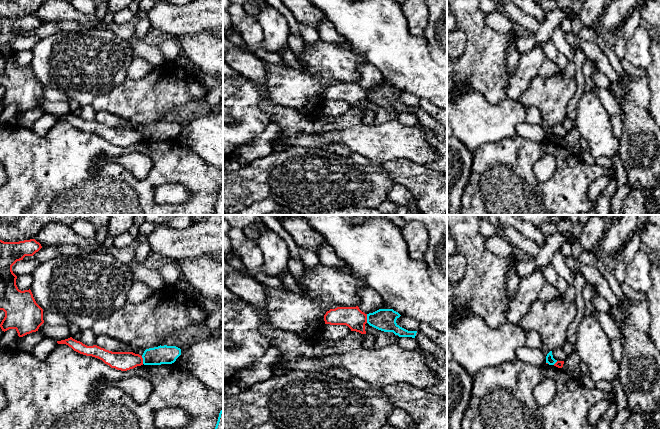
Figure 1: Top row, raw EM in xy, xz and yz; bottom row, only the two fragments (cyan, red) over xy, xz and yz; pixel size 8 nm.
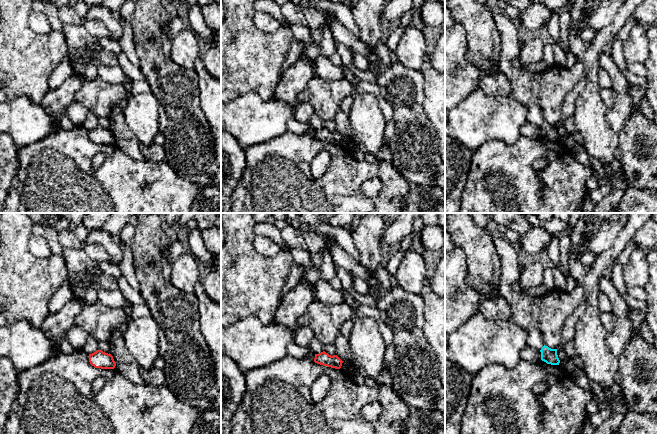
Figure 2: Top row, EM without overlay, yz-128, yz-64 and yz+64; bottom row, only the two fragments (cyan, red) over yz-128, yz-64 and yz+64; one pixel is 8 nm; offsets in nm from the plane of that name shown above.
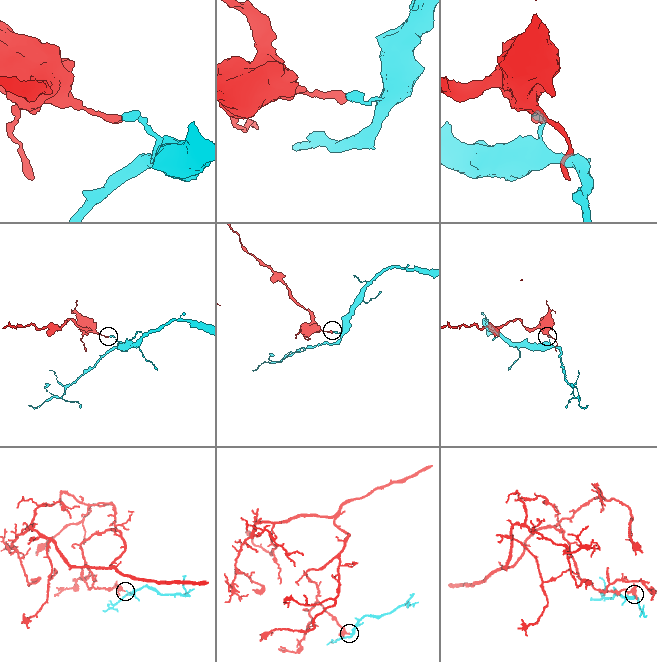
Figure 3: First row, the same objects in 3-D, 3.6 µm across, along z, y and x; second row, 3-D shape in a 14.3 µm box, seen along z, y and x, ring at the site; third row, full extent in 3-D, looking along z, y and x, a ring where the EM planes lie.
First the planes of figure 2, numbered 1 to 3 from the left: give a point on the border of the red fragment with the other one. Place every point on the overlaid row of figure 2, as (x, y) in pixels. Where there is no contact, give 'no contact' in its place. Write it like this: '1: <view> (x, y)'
1: no contact
2: no contact
3: no contact

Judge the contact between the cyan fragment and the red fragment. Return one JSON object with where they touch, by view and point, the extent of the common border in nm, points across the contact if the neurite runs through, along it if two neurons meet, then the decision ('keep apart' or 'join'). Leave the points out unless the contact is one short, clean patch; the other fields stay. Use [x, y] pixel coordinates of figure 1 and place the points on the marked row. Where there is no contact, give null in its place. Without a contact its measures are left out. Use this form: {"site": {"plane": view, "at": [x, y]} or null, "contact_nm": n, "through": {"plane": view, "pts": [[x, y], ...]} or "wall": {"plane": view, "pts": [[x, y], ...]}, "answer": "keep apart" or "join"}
{"site": {"plane": "xz", "at": [367, 318]}, "contact_nm": 70, "wall": {"plane": "xz", "pts": [[366, 314], [367, 322]]}, "answer": "keep apart"}

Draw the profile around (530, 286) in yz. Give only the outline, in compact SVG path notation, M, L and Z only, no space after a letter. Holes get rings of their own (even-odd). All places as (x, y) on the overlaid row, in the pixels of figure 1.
M536 270L521 279L515 297L509 300L507 322L518 324L528 313L532 303L538 300L539 292L545 282L542 270Z

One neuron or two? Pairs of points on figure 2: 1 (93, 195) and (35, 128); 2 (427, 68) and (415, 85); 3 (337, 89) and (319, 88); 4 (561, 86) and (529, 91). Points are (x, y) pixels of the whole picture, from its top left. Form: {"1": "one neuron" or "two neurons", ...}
{"1": "two neurons", "2": "two neurons", "3": "one neuron", "4": "one neuron"}

